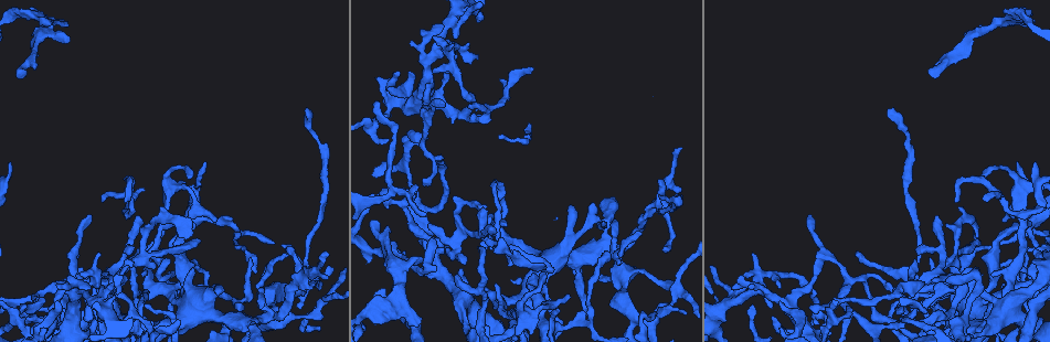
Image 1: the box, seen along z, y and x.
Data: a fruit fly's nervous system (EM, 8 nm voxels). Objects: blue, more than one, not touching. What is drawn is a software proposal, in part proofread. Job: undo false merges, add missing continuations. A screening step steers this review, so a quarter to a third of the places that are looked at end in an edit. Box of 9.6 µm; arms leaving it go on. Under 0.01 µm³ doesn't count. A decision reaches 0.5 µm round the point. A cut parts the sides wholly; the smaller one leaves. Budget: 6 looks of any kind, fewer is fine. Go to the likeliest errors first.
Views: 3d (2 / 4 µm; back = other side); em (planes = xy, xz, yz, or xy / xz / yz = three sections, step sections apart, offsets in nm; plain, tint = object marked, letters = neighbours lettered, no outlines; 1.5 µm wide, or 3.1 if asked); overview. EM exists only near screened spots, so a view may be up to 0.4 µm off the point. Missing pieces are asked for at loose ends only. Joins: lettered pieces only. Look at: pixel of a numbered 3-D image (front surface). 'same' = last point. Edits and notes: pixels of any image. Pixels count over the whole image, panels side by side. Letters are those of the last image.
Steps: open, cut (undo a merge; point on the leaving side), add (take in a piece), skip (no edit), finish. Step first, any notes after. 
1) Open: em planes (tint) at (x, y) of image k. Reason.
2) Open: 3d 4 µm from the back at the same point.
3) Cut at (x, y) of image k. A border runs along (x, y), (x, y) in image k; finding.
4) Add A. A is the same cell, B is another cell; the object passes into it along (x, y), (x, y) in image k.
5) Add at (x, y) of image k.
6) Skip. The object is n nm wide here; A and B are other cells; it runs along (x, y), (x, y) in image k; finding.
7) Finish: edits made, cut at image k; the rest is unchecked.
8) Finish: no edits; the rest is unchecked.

Open: em planes (letters) at (66, 23) of image 1. Tapers out.

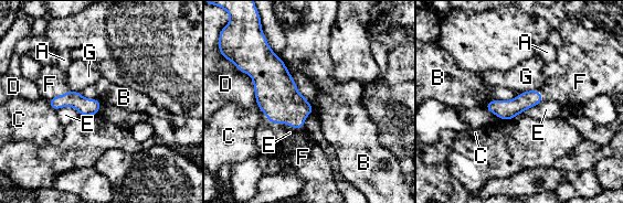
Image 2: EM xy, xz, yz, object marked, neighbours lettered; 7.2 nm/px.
Add F. The object is 130 nm wide here; the longest contact is with B, 460 nm; F is the same cell, A, B, C, D, E and G are other cells; the cell continues.

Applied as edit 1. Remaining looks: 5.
Open: em xy step 8 (letters) at (142, 290) of image 1. Tapers out.

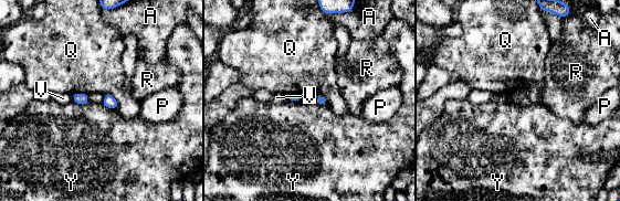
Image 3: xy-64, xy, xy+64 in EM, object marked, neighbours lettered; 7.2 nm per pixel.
Open: em planes (letters) at the same point. Another direction.

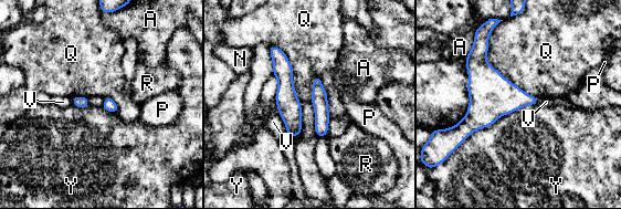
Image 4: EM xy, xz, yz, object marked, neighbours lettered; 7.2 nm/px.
Skip. A, N, P, Q, R, V and Y are other cells; a border runs along (465, 58), (466, 114), (444, 129) in image 4; no lettered piece goes on from it.

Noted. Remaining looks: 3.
Open: 3d 2 µm at (810, 308) of image 1. End of a long branch.

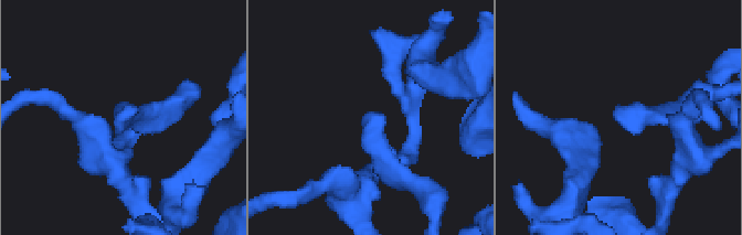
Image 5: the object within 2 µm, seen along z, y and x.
Open: em xz step 8 (letters) at (374, 115) of image 5.

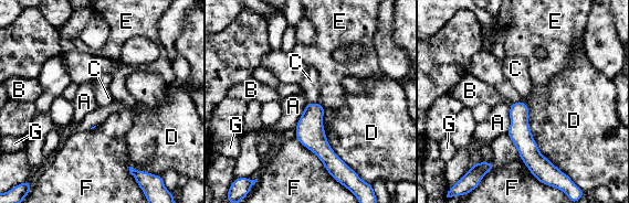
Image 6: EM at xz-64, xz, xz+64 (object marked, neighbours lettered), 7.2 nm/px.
Skip. A, B, C, D, E, F and G are other cells; it runs along (514, 105), (534, 170) in image 6; none of them fits.

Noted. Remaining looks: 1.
Finish: edits made, add at image 2; the rest is unchecked.

